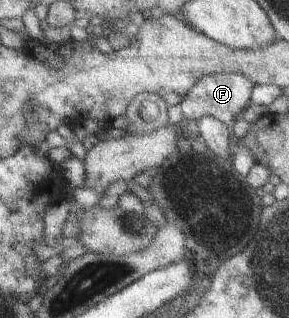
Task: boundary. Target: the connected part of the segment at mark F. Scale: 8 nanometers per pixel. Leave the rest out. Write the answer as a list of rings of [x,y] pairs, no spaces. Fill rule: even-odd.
[[[231,72],[207,74],[200,77],[178,103],[183,122],[193,124],[202,117],[210,117],[230,127],[248,106],[249,94],[253,86],[254,84],[250,81]]]

